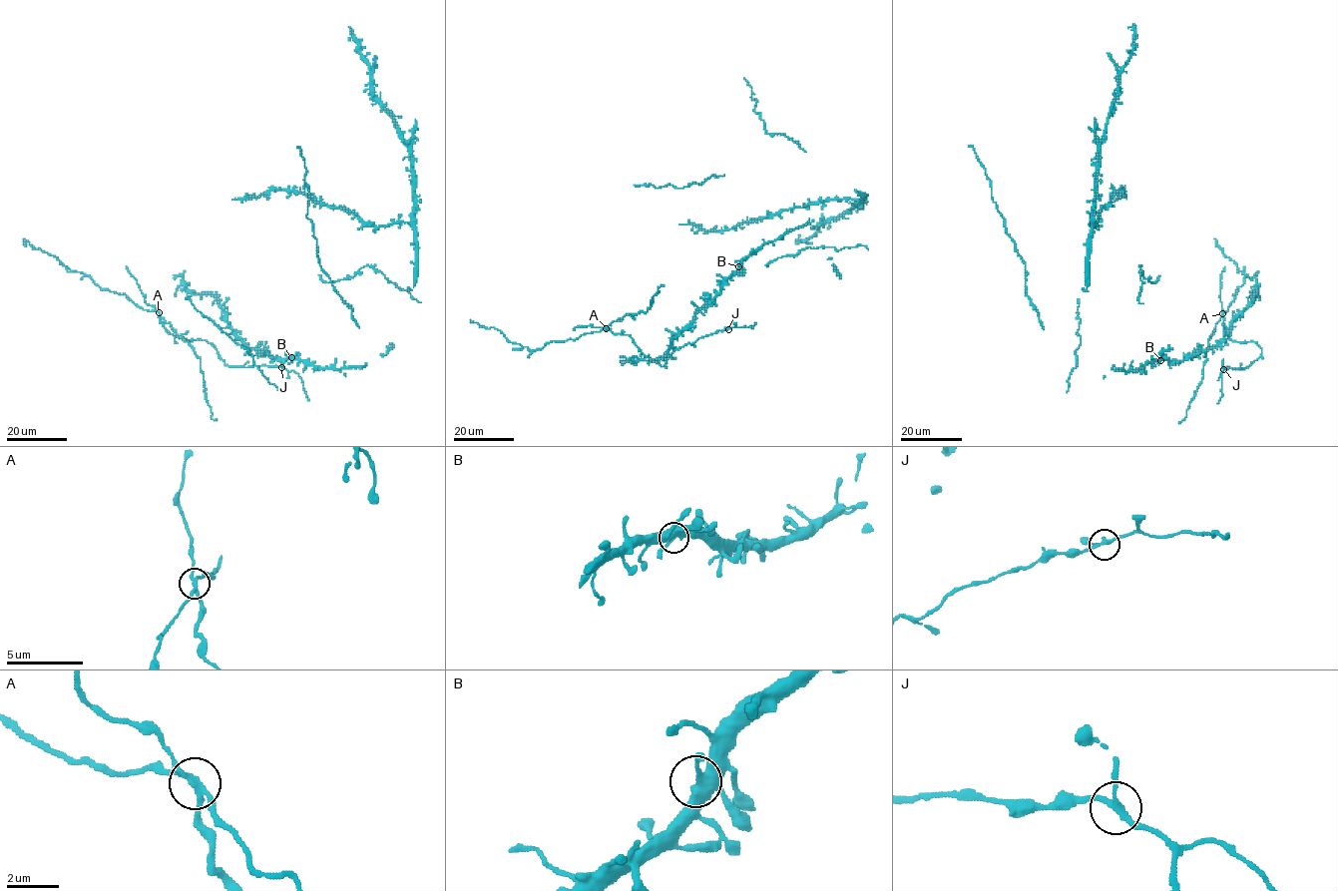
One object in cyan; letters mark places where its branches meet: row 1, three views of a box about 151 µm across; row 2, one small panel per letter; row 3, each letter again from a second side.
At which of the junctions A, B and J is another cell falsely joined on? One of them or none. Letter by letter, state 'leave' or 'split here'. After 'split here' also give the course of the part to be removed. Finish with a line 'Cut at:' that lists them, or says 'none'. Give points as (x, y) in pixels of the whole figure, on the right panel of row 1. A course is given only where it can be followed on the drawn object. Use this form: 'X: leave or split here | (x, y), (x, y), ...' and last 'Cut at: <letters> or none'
A: split here | (1223, 313), (1234, 299), (1245, 274), (1238, 272), (1236, 264), (1222, 253), (1214, 238)
B: leave
J: leave
Cut at: A

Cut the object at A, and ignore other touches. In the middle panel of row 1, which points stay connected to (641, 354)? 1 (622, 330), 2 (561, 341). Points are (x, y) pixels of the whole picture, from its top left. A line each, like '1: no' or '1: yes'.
1: yes
2: no

